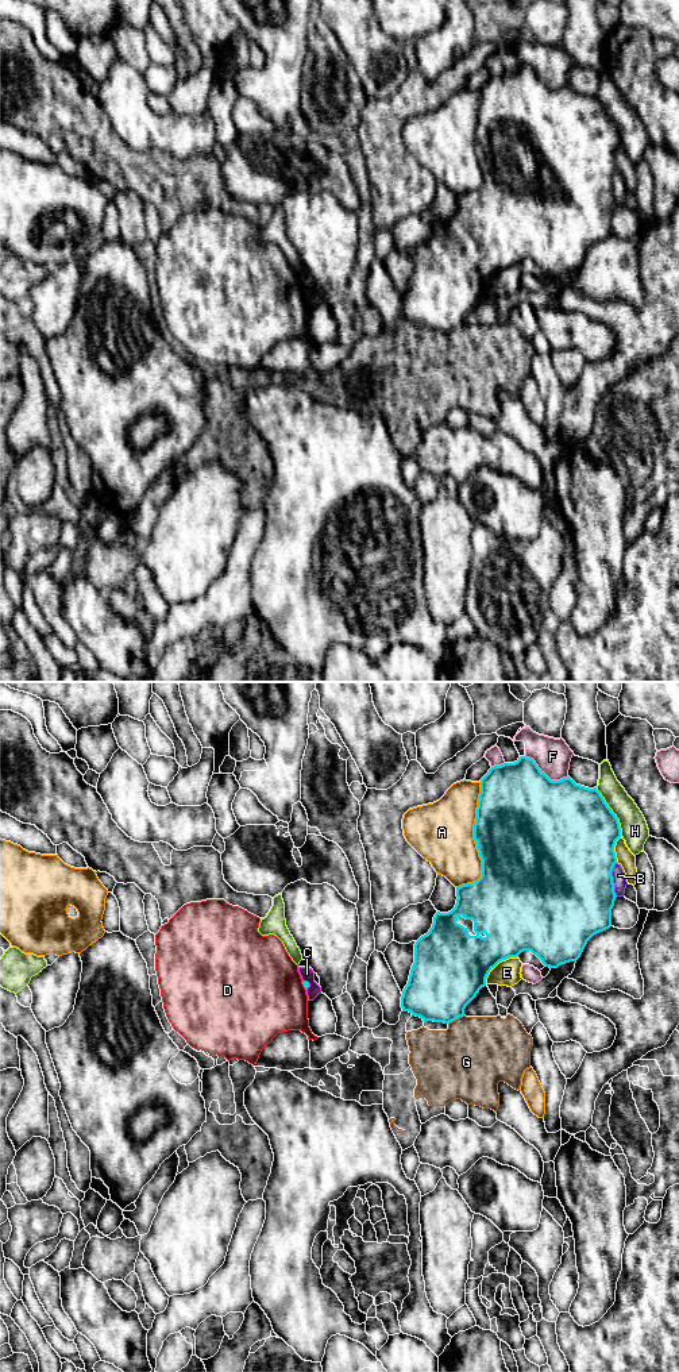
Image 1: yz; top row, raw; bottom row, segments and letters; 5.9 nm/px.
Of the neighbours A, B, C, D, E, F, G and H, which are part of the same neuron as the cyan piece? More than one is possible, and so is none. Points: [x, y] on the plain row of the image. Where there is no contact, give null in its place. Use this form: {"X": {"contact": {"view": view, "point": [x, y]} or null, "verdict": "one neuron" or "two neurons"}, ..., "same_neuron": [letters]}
{"A": {"contact": {"view": "yz", "point": [475, 150]}, "verdict": "two neurons"}, "B": {"contact": {"view": "yz", "point": [612, 188]}, "verdict": "two neurons"}, "C": {"contact": {"view": "yz", "point": [308, 292]}, "verdict": "two neurons"}, "D": {"contact": {"view": "yz", "point": [304, 295]}, "verdict": "two neurons"}, "E": {"contact": {"view": "yz", "point": [497, 272]}, "verdict": "two neurons"}, "F": {"contact": {"view": "yz", "point": [544, 83]}, "verdict": "two neurons"}, "G": {"contact": {"view": "yz", "point": [455, 327]}, "verdict": "two neurons"}, "H": {"contact": {"view": "yz", "point": [612, 120]}, "verdict": "two neurons"}, "same_neuron": []}

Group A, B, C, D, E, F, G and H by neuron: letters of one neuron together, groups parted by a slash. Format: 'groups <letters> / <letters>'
groups A / B / C G / D / E / F / H

